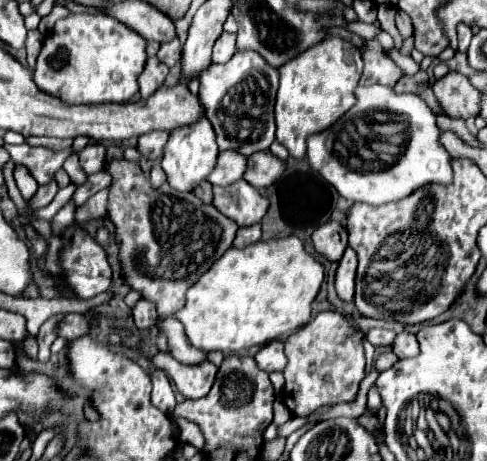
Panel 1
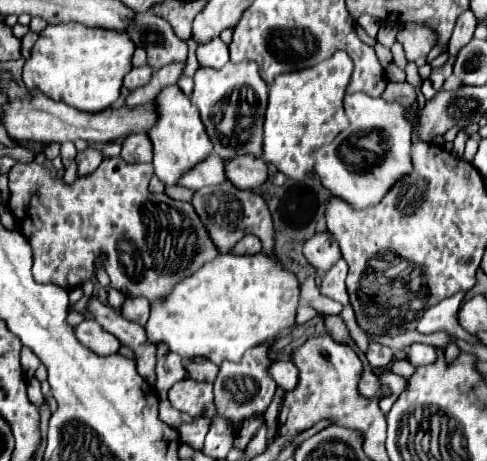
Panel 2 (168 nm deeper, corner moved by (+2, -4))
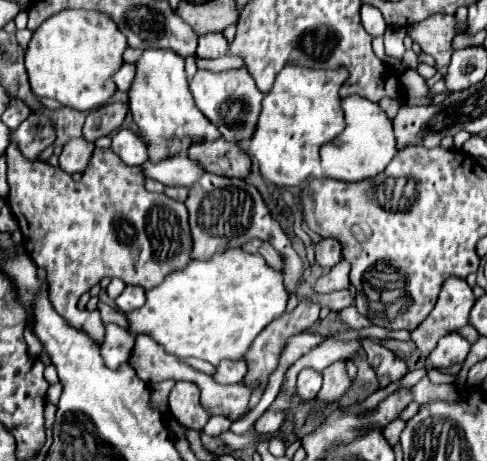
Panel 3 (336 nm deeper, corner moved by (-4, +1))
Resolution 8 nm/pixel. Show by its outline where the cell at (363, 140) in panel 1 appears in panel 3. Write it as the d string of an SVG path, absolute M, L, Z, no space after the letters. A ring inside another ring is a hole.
M358 94L342 100L346 114L346 130L332 142L320 148L322 156L322 174L326 178L334 178L340 182L360 182L366 178L374 178L382 174L388 162L396 156L396 136L392 130L392 120L380 108L380 104L370 102Z

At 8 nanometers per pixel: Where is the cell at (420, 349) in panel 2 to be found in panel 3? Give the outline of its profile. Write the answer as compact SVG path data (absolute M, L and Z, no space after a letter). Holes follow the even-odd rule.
M452 332L438 340L436 348L428 354L428 362L438 370L440 368L446 370L454 364L462 364L466 360L468 352L470 352L470 344L456 332Z

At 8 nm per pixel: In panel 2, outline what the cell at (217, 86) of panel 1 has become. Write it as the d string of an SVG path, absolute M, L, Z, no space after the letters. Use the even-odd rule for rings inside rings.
M242 61L238 65L228 63L222 69L200 67L194 75L190 99L200 109L206 133L222 159L236 155L262 157L262 125L268 103L268 85L260 79L254 61Z

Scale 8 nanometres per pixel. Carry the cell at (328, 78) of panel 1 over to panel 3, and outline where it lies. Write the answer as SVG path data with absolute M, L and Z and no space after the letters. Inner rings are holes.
M286 66L272 86L272 90L264 96L260 122L256 126L256 136L250 144L250 156L260 164L262 178L274 182L278 186L300 186L304 184L320 164L318 150L324 142L338 138L346 128L346 118L342 110L342 98L338 94L340 86L346 82L348 70L344 66L334 70L324 68L302 68L302 66Z

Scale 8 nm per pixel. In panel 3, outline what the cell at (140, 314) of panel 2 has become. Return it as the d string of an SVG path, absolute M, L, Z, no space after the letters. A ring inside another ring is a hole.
M126 286L124 292L116 298L116 306L118 306L124 314L142 308L144 302L146 302L146 290L140 288L140 286Z

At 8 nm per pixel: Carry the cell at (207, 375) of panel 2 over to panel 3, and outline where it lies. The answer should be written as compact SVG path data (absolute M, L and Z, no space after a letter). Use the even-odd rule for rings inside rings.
M242 358L238 360L228 360L228 362L220 362L216 366L216 372L214 372L214 380L218 384L234 384L234 382L240 382L246 374L246 364Z

